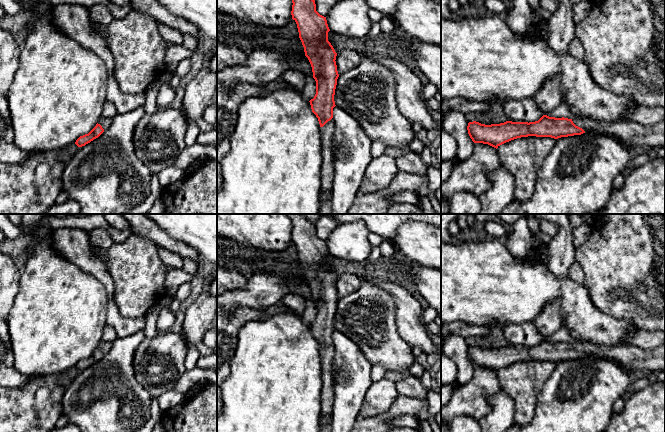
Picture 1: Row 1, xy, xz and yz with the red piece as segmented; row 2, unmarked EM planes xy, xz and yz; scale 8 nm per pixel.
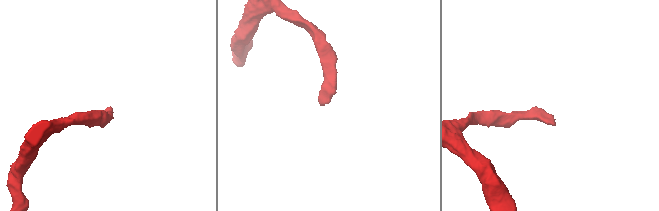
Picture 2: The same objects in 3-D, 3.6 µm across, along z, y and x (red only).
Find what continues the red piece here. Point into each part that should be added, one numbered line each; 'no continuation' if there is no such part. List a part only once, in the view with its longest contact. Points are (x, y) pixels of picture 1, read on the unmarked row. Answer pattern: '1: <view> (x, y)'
1: yz (629, 357)

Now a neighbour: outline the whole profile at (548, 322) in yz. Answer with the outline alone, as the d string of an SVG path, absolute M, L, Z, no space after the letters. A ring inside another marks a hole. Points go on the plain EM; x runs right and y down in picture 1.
M561 298L549 302L534 321L543 339L556 333L562 326L560 304Z

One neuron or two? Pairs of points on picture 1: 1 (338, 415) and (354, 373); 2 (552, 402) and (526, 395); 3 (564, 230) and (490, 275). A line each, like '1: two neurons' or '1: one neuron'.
1: one neuron
2: two neurons
3: two neurons

